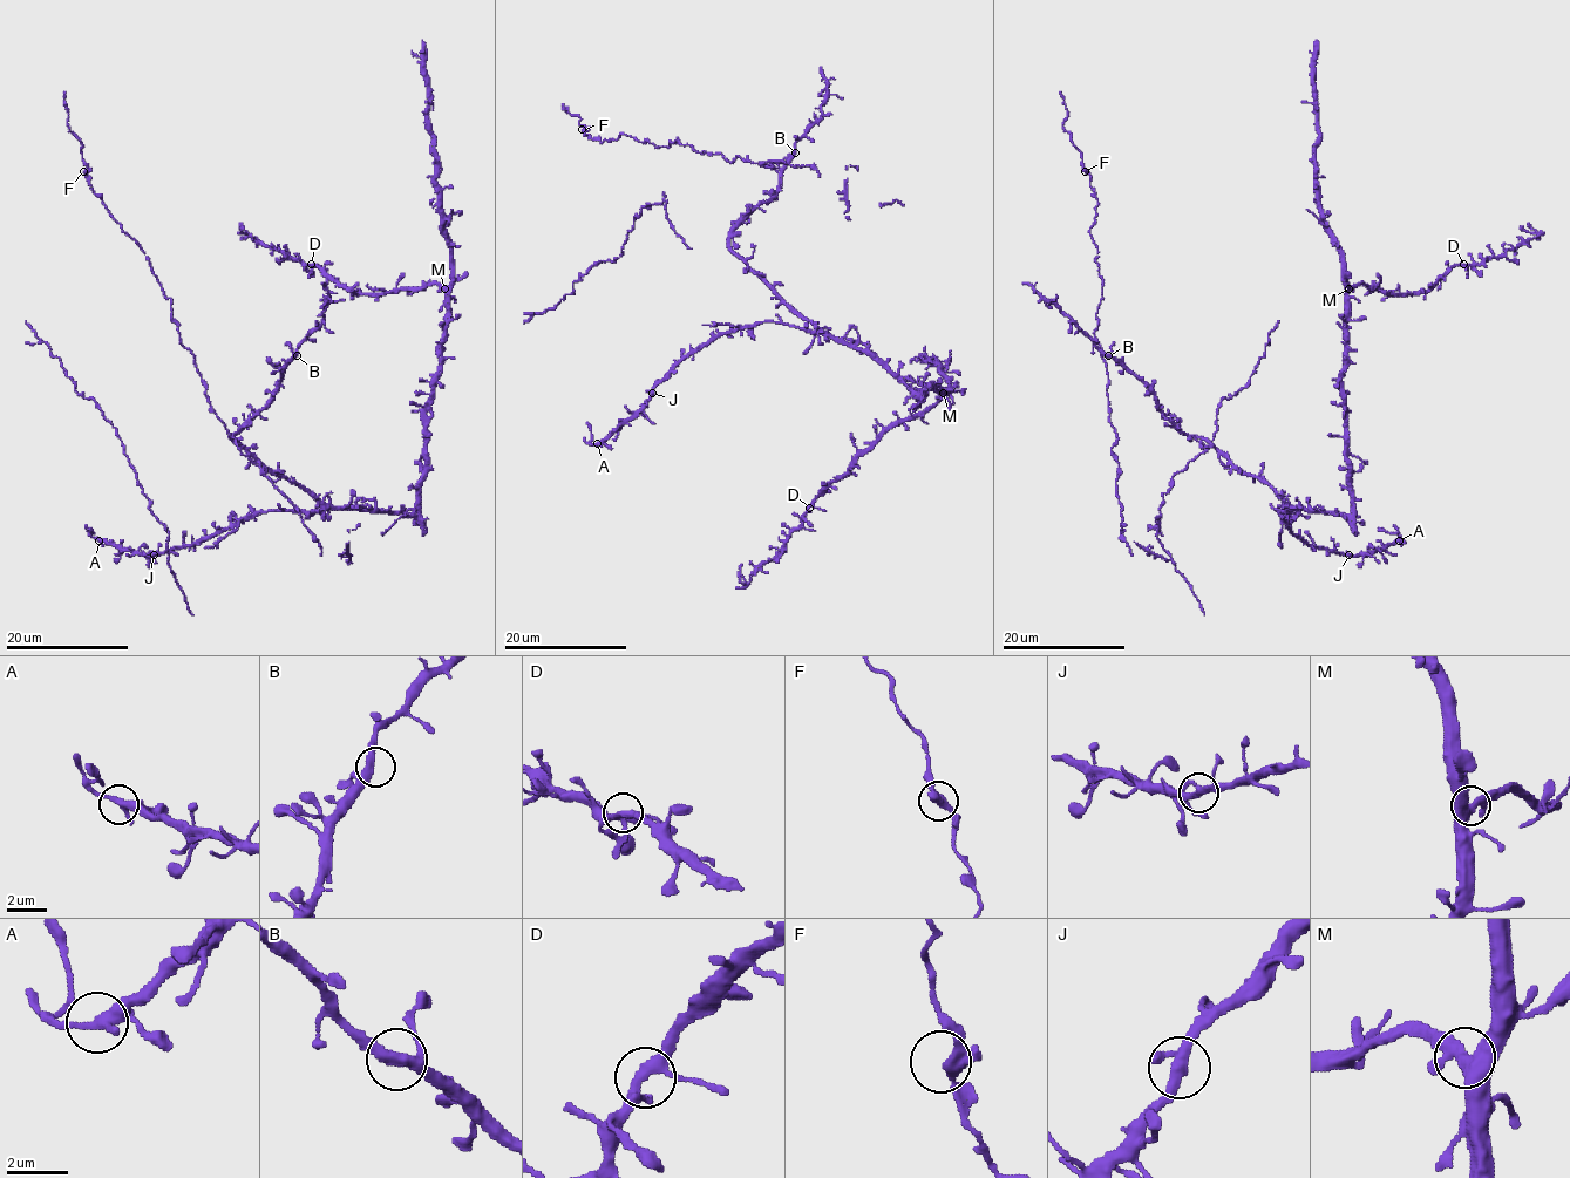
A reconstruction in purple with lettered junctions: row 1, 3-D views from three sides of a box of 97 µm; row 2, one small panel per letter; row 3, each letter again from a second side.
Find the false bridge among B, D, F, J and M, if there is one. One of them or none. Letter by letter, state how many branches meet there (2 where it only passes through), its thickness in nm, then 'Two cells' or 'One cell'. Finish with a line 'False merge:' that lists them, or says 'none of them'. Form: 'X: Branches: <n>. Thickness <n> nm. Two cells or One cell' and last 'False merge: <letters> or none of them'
B: Branches: 3. Thickness 320 nm. One cell
D: Branches: 4. Thickness 280 nm. One cell
F: Branches: 3. Thickness 280 nm. One cell
J: Branches: 3. Thickness 280 nm. One cell
M: Branches: 3. Thickness 400 nm. One cell
False merge: none of them

